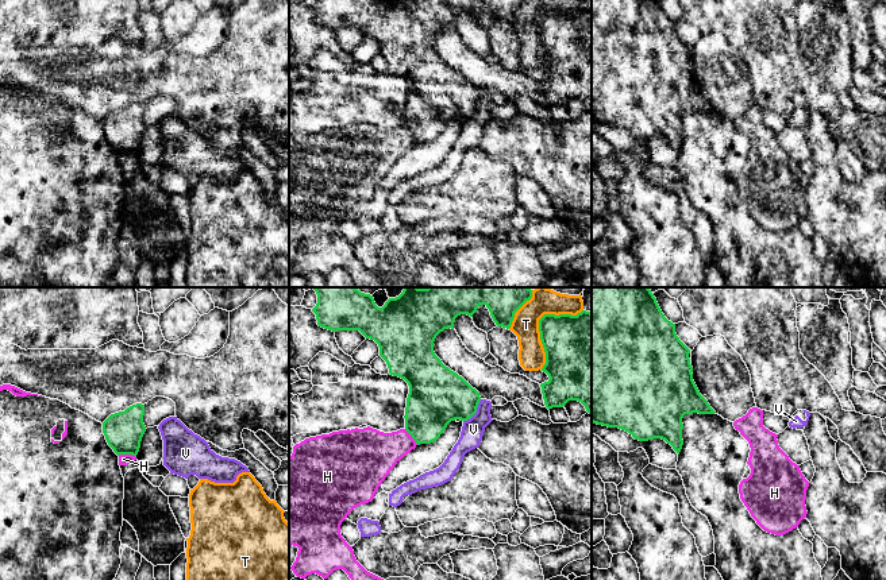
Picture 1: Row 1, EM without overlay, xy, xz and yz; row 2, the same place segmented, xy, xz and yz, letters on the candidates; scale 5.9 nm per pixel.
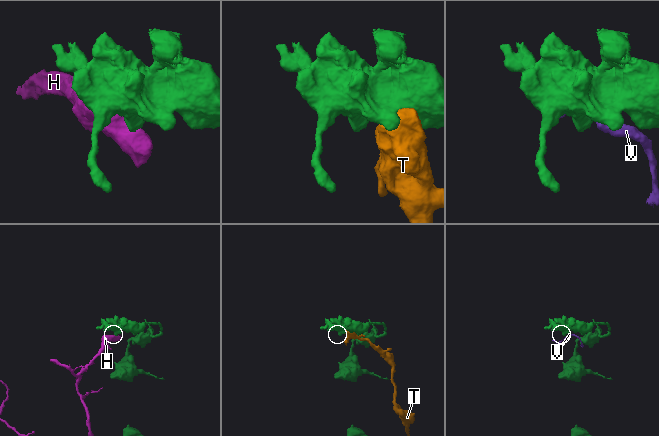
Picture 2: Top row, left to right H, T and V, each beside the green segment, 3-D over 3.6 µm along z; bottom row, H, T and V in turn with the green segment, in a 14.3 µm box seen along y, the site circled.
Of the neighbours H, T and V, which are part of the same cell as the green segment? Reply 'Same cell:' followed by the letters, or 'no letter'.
Same cell: no letter

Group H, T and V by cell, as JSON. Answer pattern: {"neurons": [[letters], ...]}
{"neurons": [["H"], ["T"], ["V"]]}

